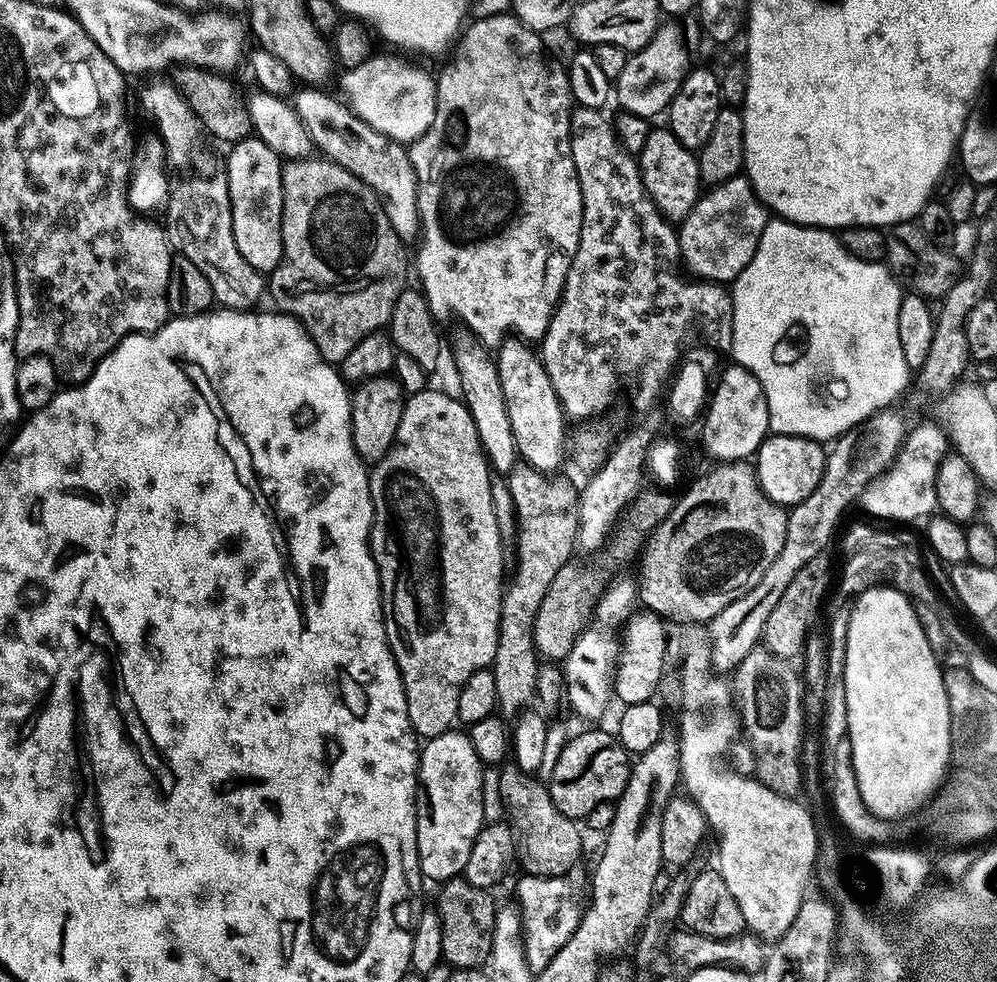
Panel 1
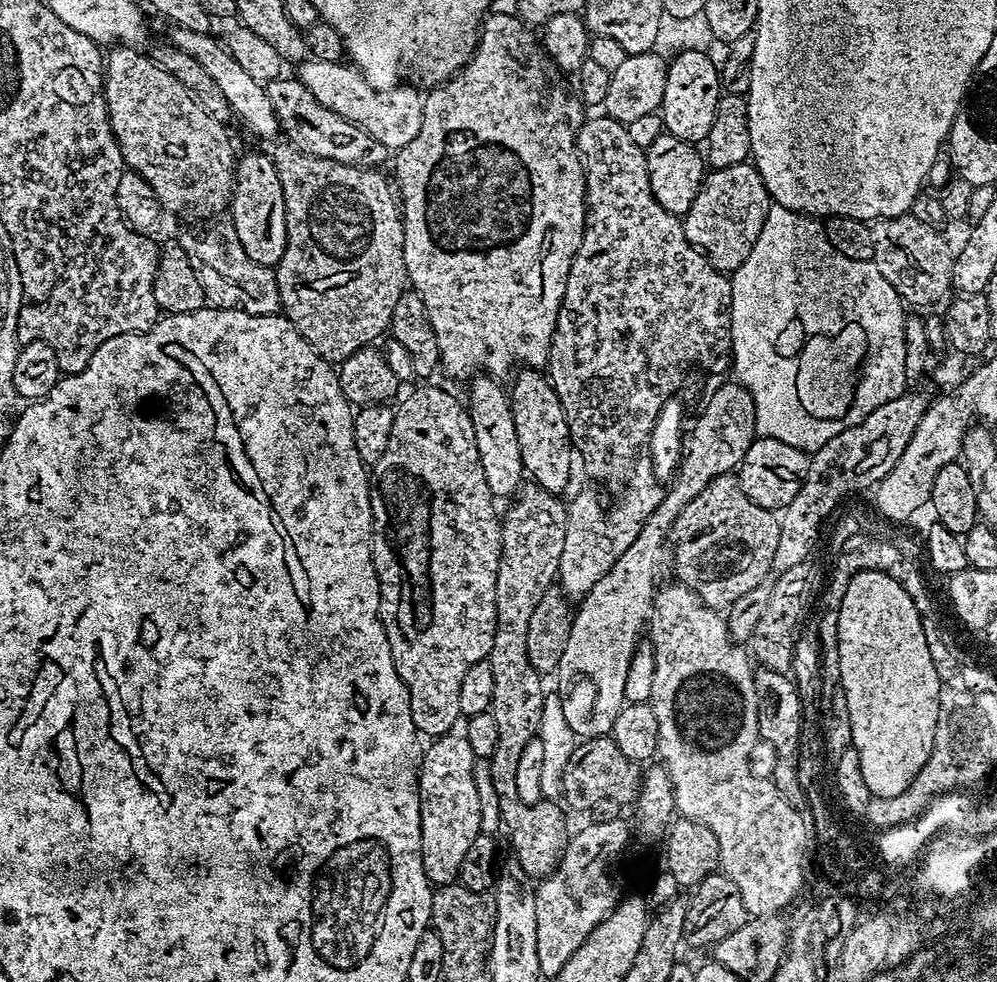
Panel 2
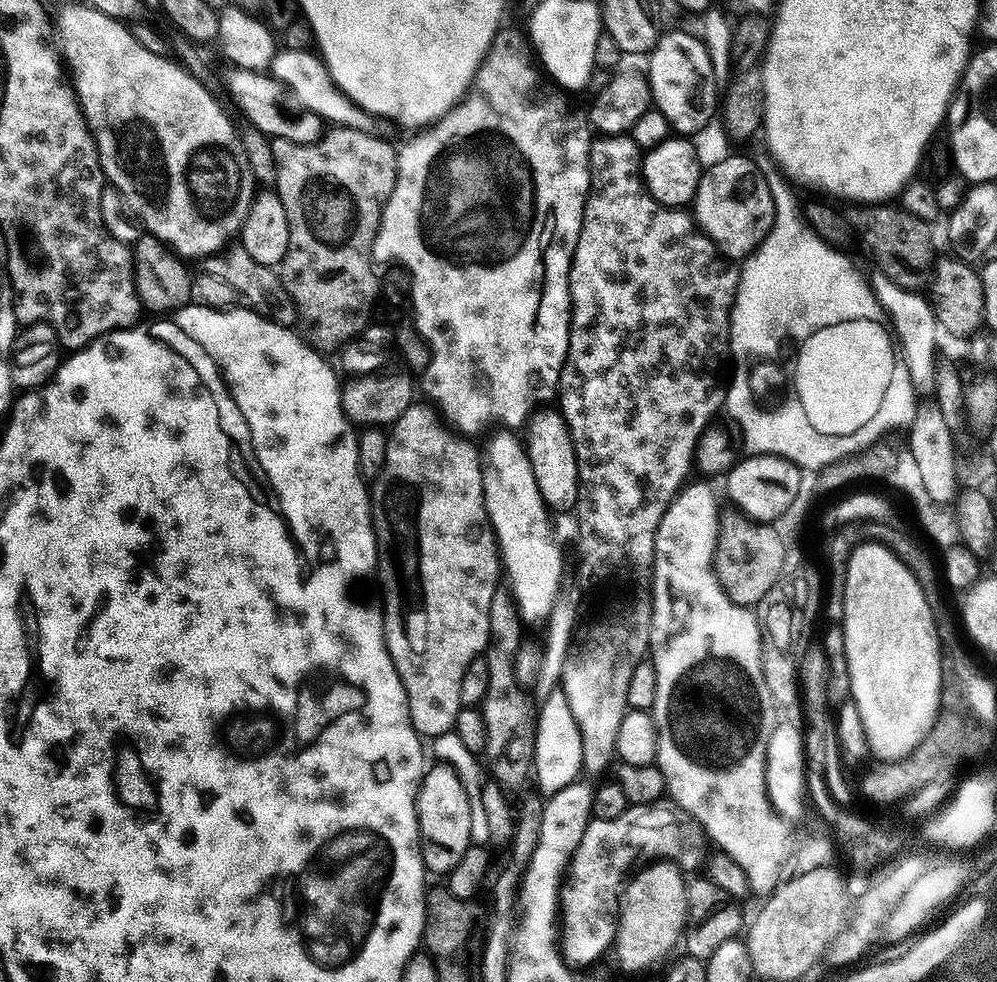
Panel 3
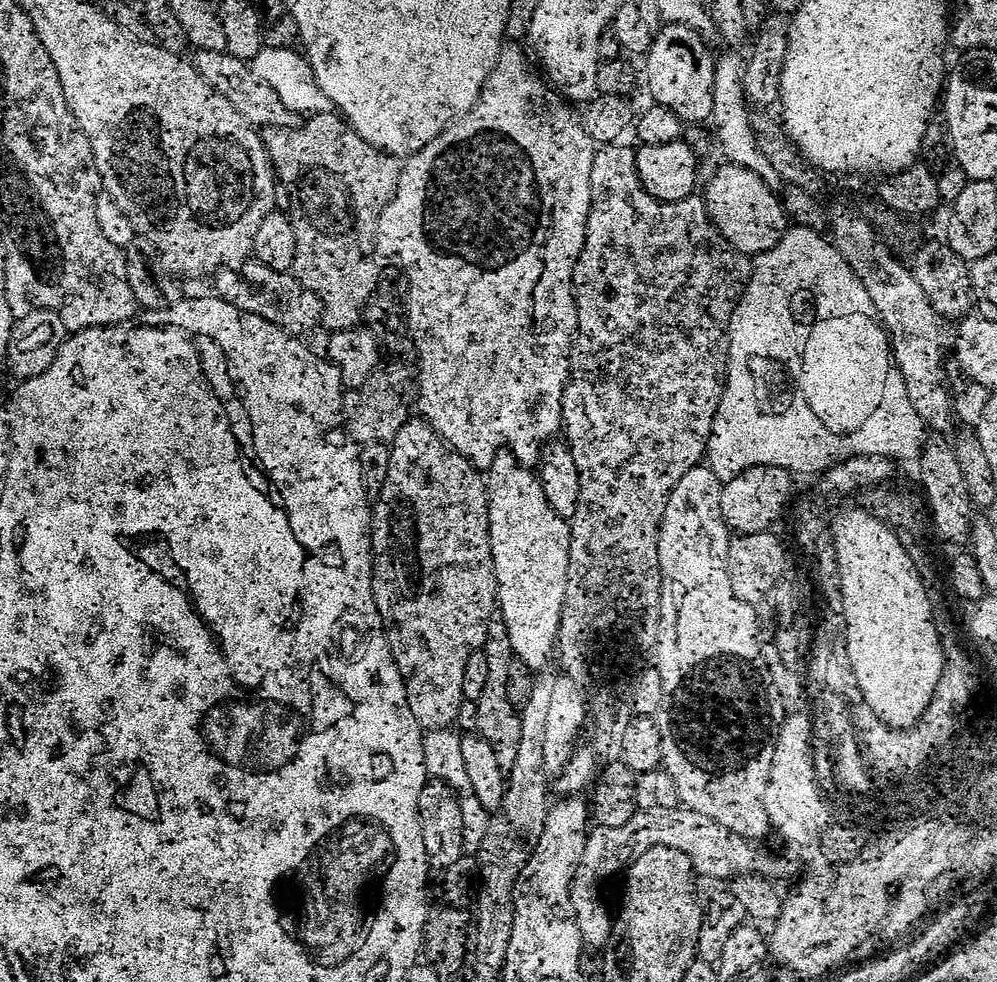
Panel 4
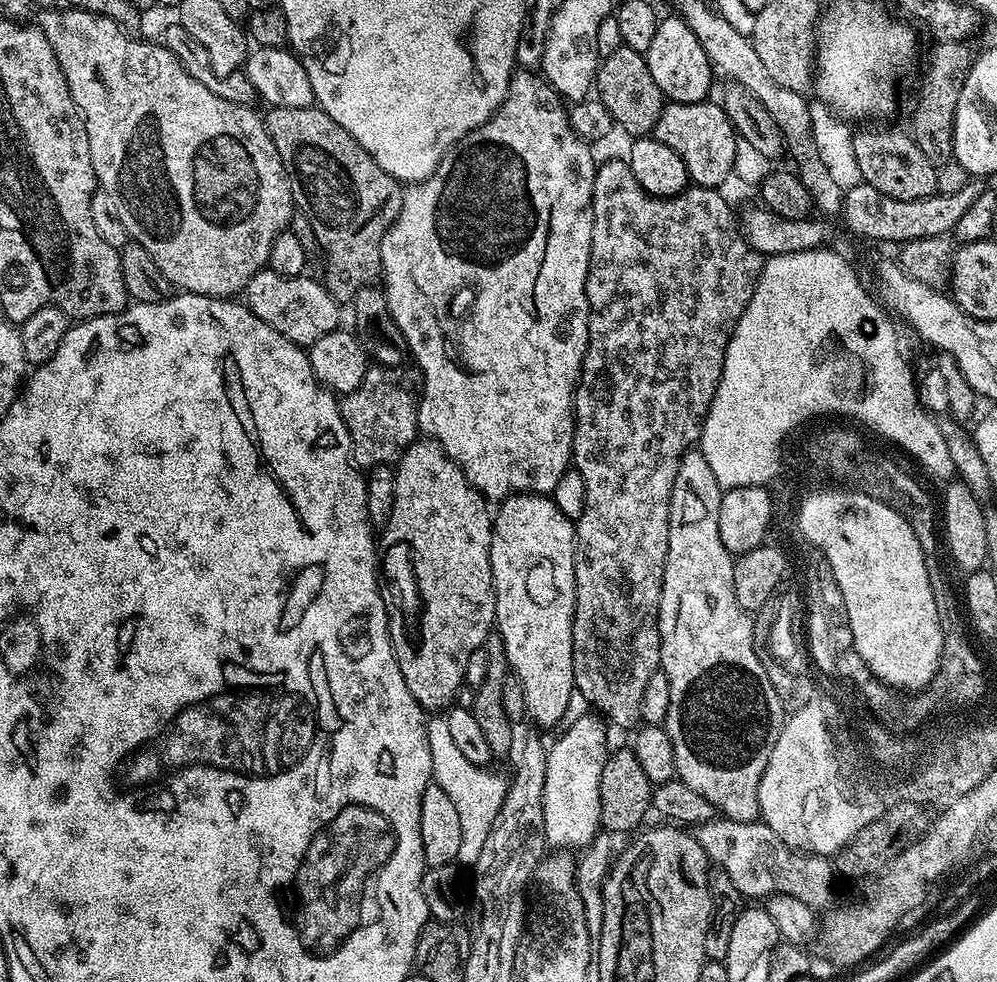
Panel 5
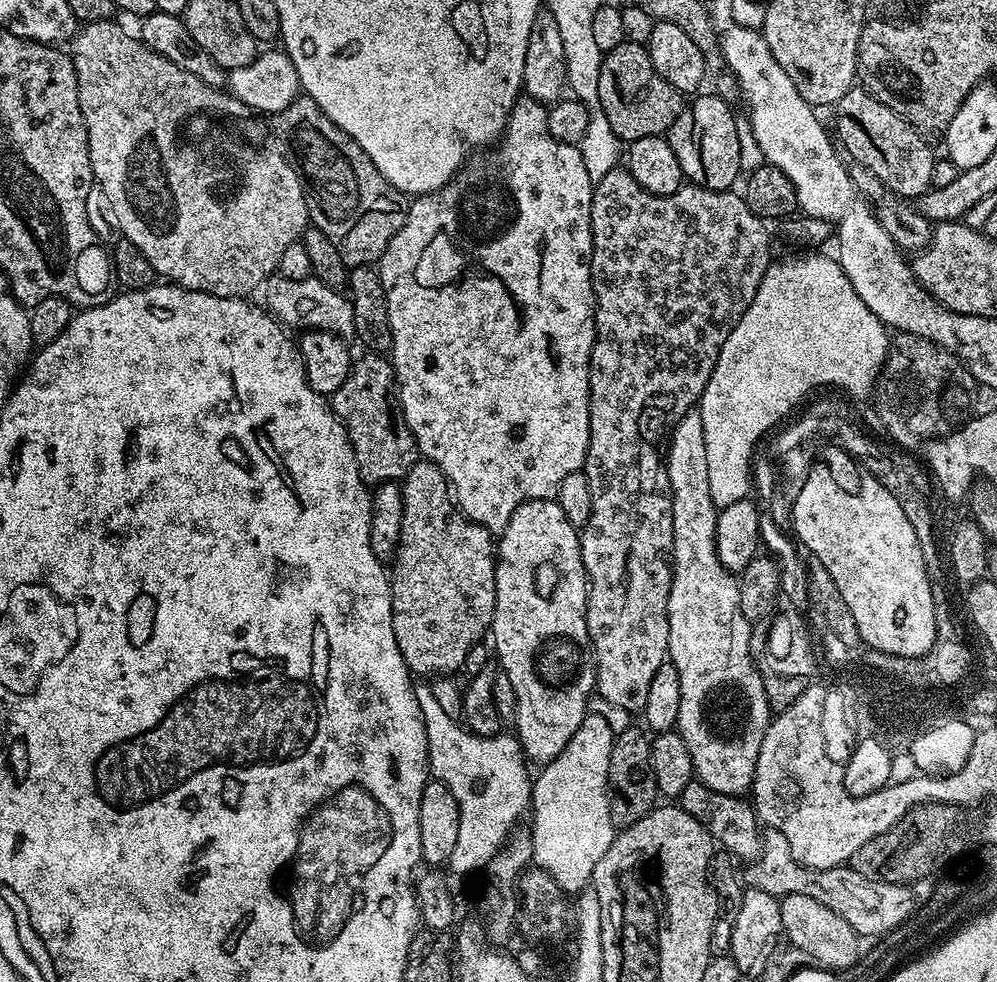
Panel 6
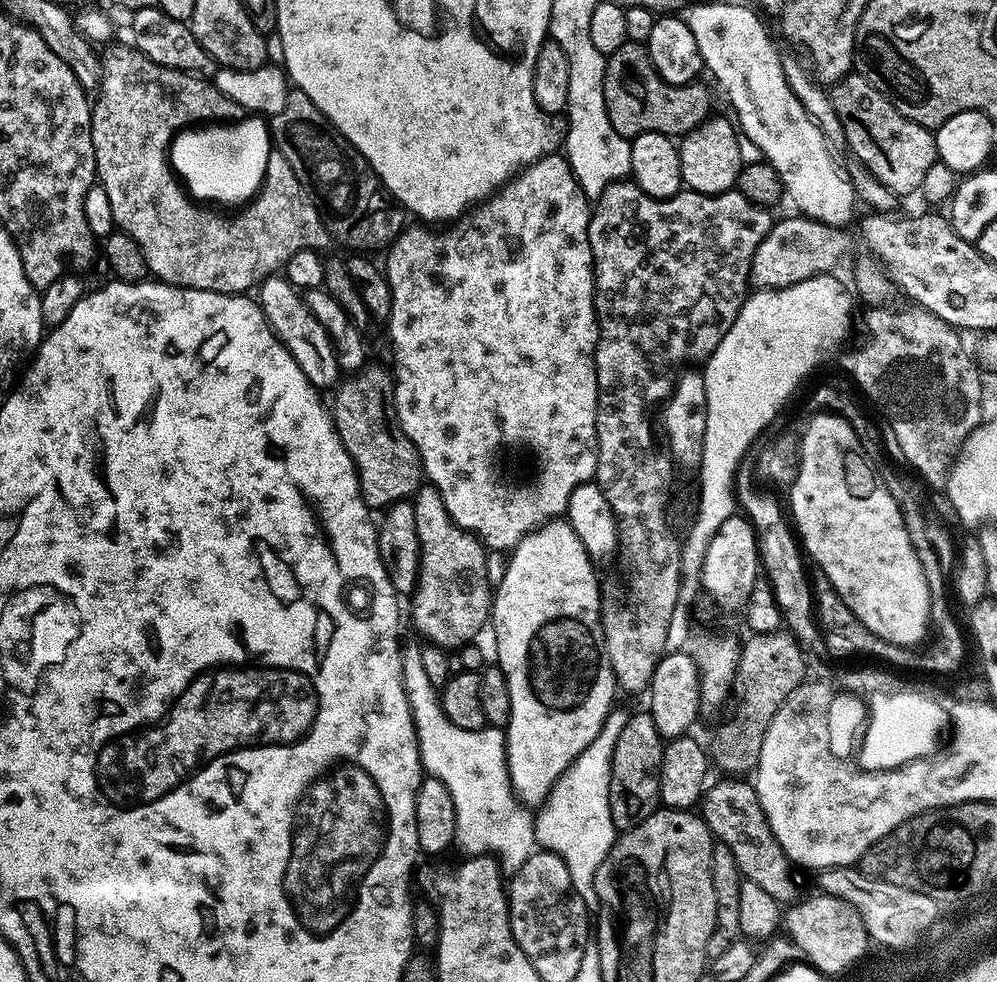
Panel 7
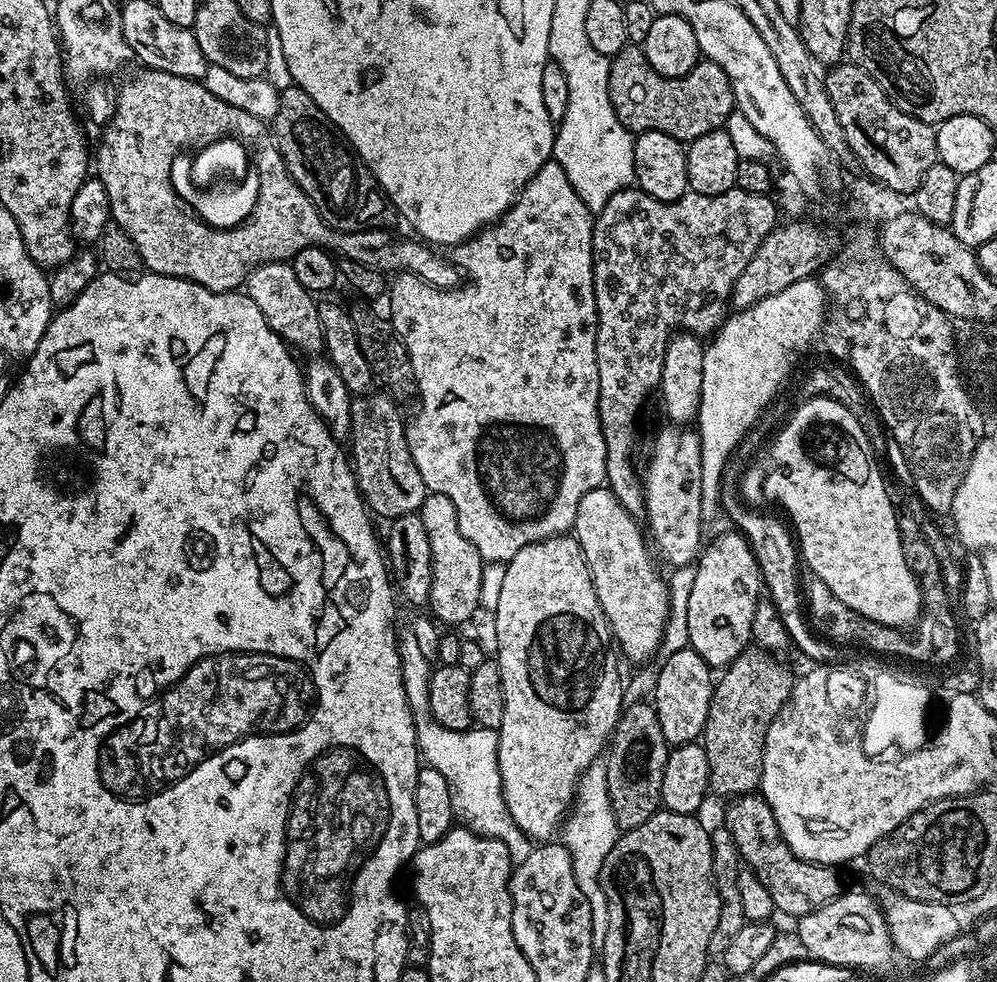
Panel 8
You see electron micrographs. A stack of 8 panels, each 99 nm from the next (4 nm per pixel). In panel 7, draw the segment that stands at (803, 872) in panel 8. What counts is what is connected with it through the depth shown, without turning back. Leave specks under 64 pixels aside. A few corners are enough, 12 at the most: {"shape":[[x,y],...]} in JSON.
{"shape":[[709,783],[708,829],[781,906],[798,896],[755,787]]}

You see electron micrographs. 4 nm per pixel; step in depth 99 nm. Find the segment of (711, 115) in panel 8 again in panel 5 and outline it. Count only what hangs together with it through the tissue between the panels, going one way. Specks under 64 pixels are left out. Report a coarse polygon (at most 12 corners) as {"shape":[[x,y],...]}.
{"shape":[[645,53],[599,61],[594,92],[636,138],[666,103]]}

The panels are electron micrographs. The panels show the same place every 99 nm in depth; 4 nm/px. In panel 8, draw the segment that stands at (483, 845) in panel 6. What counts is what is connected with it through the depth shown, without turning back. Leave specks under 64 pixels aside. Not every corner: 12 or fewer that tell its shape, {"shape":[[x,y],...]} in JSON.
{"shape":[[399,629],[402,682],[423,763],[450,785],[463,827],[534,847],[510,818],[497,729],[446,730],[430,714],[433,665]]}

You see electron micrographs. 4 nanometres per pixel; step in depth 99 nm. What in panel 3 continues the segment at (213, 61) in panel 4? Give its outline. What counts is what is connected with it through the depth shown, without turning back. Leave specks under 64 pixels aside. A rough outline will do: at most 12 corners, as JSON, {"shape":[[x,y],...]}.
{"shape":[[233,67],[226,92],[265,138],[312,144],[325,121],[291,116],[284,83],[267,71]]}

